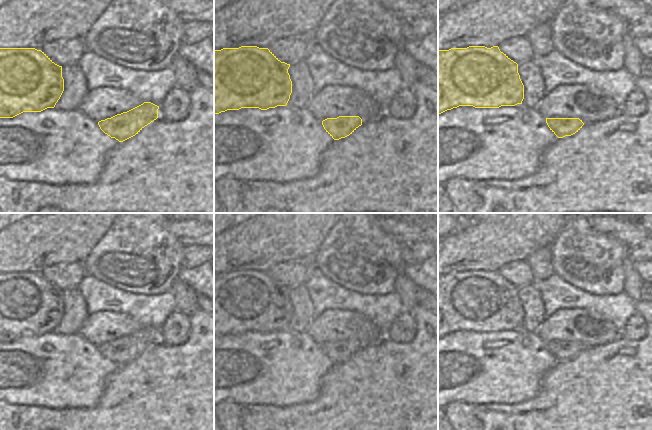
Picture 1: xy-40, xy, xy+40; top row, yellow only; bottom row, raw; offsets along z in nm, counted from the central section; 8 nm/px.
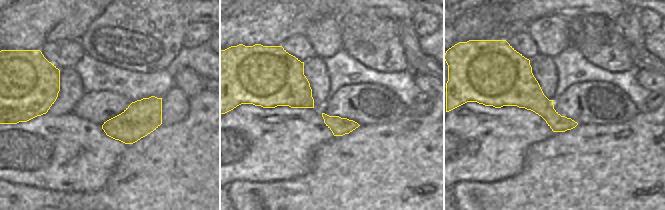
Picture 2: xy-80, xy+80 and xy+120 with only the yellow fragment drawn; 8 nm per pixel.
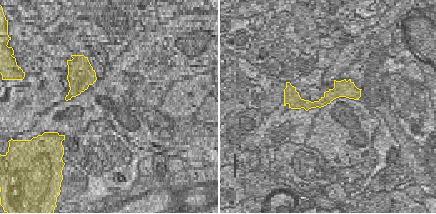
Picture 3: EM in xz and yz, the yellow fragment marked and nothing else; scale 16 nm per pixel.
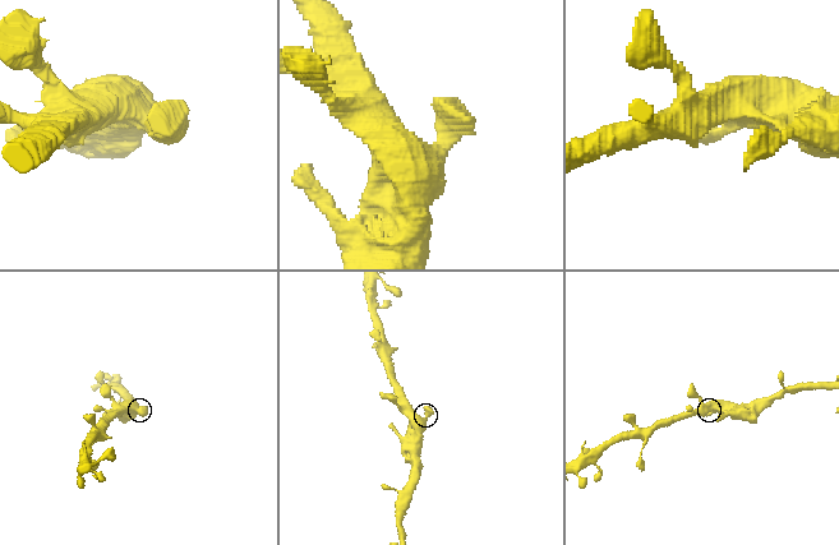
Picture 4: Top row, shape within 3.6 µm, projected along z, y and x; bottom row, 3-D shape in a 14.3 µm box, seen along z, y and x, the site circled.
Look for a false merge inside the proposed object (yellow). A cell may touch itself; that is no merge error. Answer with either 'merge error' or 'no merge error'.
no merge error

